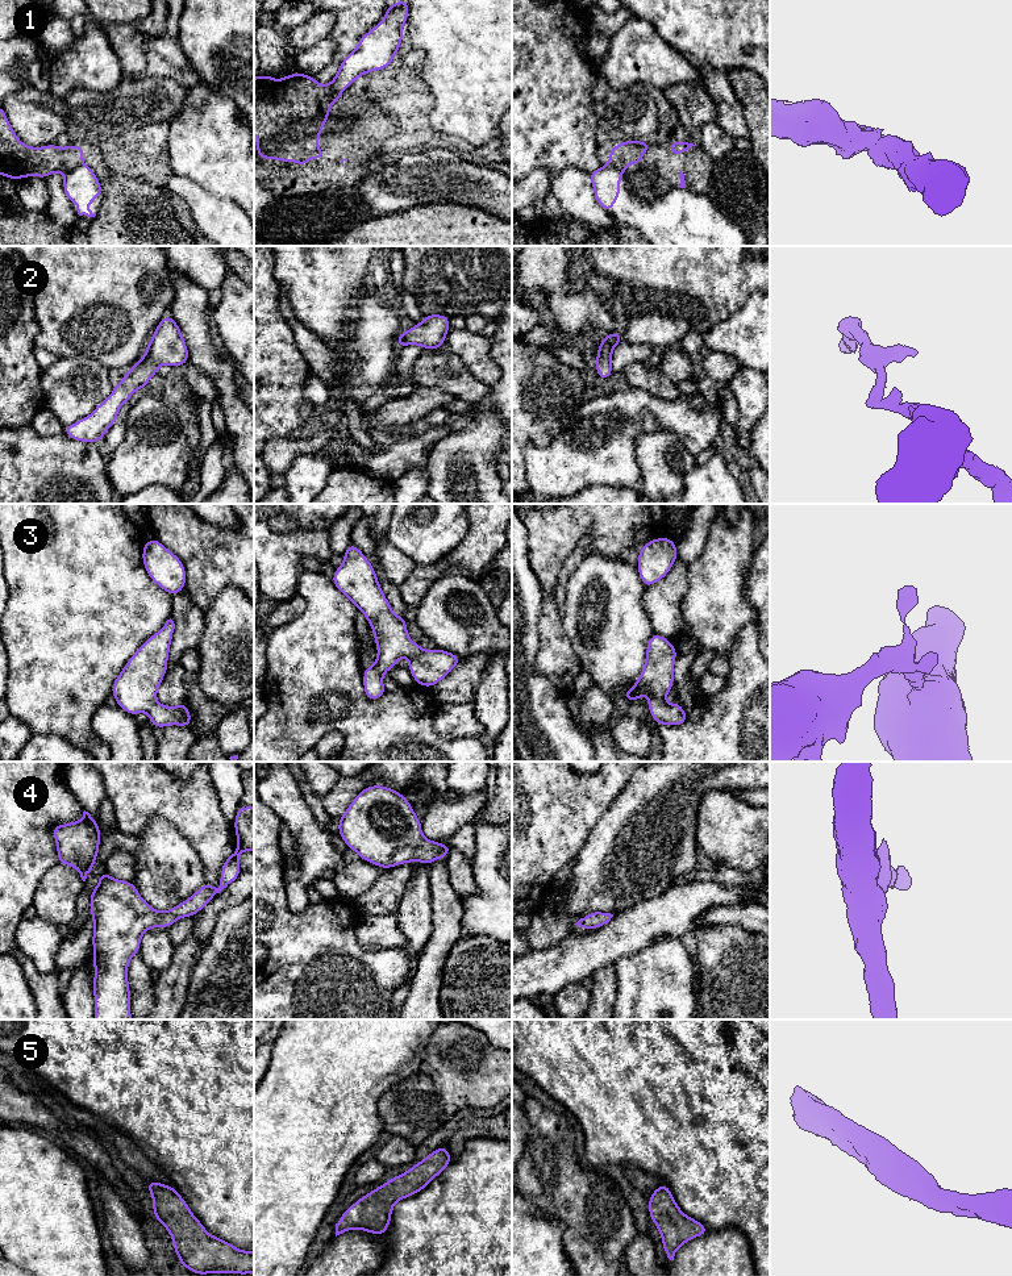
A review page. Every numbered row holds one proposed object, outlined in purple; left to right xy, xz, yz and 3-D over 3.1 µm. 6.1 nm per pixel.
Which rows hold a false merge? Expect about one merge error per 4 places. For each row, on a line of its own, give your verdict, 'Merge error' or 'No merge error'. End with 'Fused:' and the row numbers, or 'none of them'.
1: Merge error
2: No merge error
3: No merge error
4: No merge error
5: No merge error
Fused: 1

